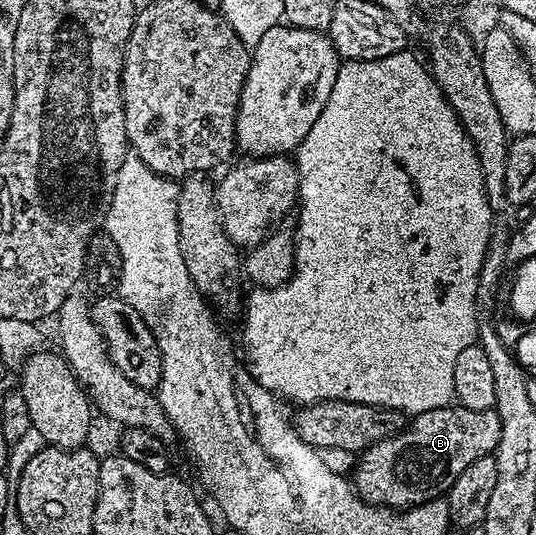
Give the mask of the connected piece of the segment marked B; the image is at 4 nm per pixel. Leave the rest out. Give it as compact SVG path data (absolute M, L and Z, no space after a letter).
M451 403L443 409L433 409L413 414L412 420L396 435L368 447L357 458L358 466L352 472L354 492L360 494L369 505L380 505L384 509L401 511L435 501L450 492L452 483L476 459L493 454L500 443L500 415L495 409L468 411L463 405Z

